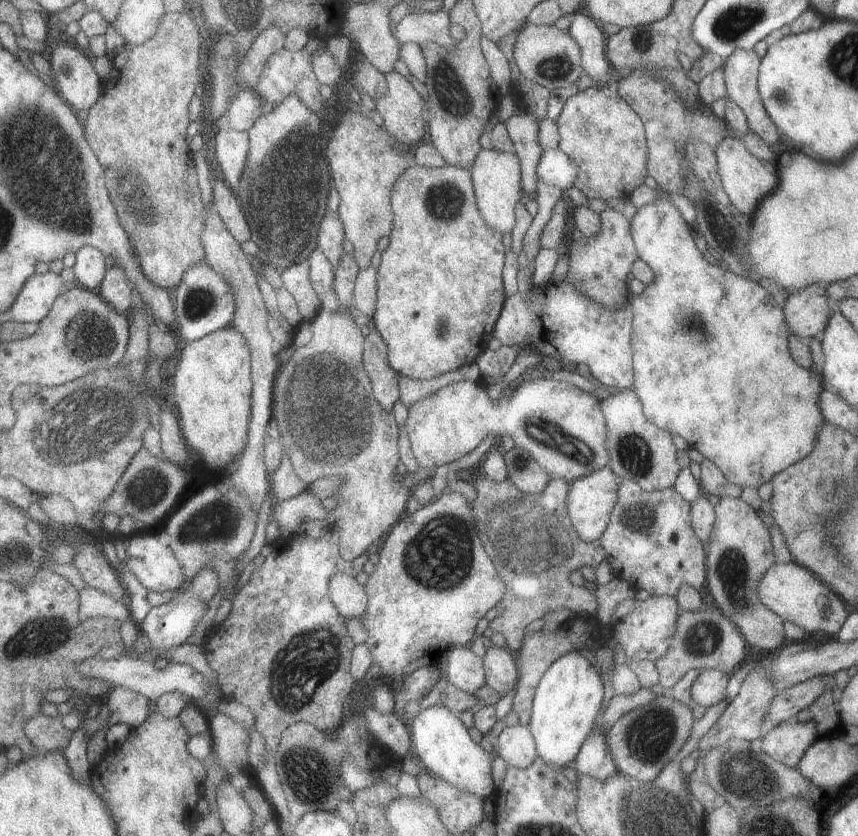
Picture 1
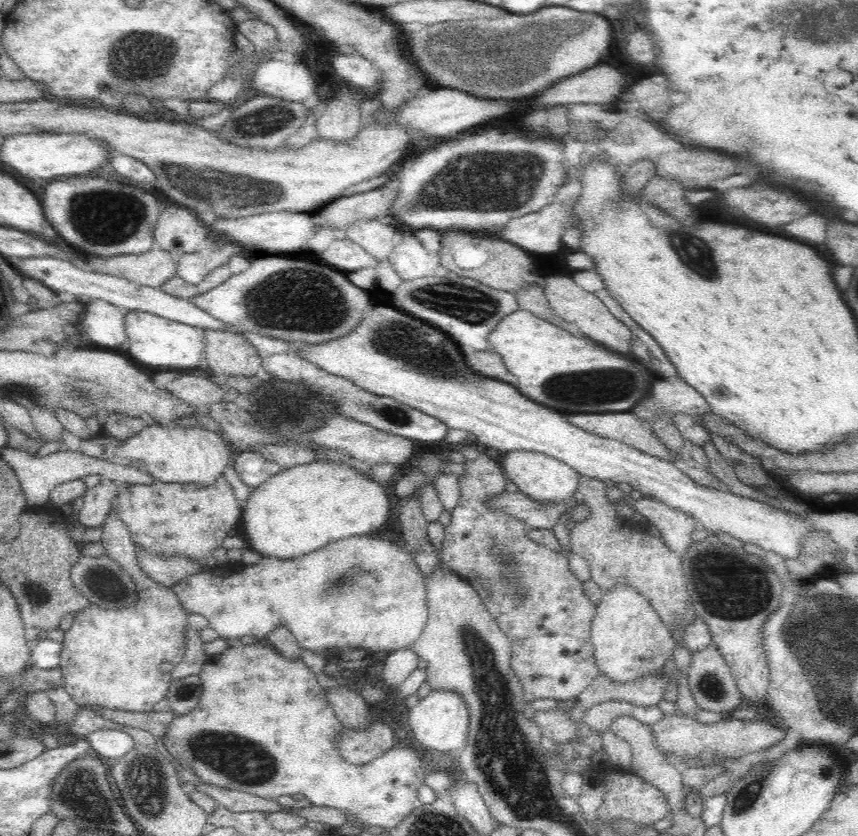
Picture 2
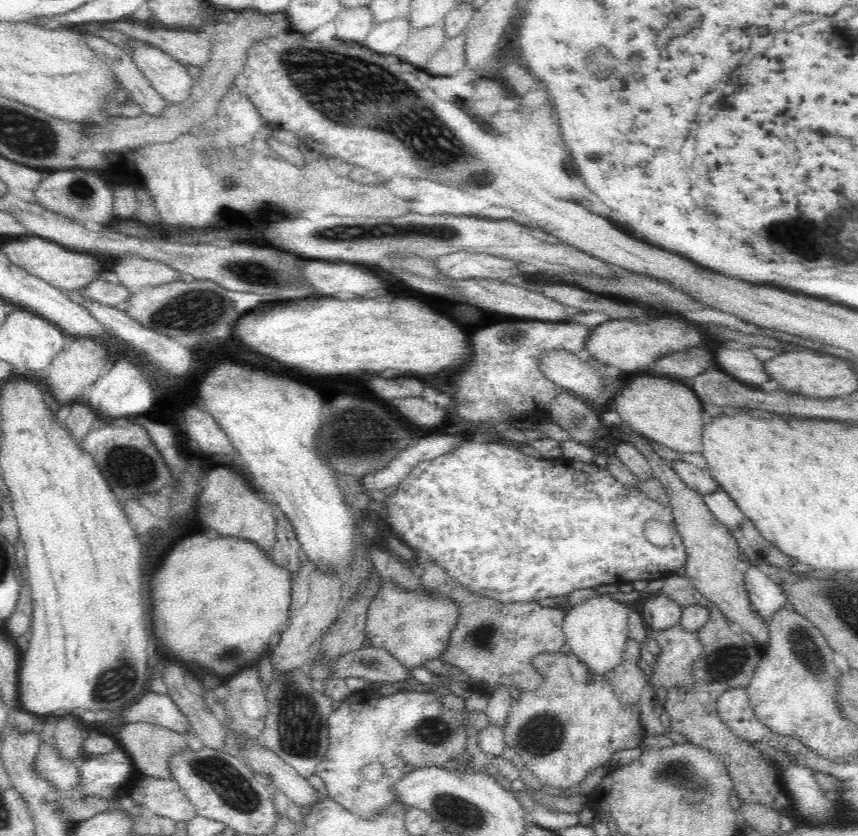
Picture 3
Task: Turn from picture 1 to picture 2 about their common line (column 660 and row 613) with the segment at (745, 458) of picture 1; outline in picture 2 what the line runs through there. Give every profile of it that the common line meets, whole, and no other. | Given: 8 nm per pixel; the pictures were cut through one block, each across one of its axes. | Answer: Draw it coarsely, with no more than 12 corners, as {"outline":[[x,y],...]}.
{"outline":[[374,534],[172,586],[222,640],[396,652],[428,620],[410,550]]}

